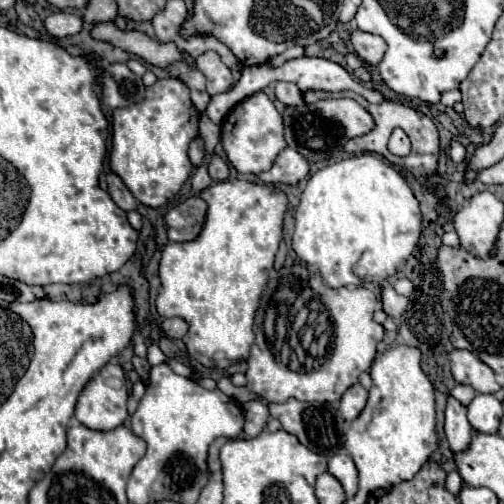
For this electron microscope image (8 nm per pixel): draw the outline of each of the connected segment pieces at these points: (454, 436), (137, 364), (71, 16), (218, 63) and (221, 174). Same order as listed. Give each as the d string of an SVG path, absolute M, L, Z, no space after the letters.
M449 397L447 401L447 411L445 411L445 435L449 441L449 447L453 453L461 453L467 451L471 445L471 437L473 437L473 429L467 421L467 409L455 401L453 397Z
M133 357L133 367L135 367L137 375L141 377L141 381L143 381L143 383L147 383L147 377L149 377L149 371L151 371L151 367L149 367L147 359L141 359L141 357Z
M57 11L45 19L45 29L53 37L71 37L77 35L83 27L83 19L71 11Z
M207 51L207 53L199 55L197 57L197 69L207 79L207 93L209 95L225 93L233 83L233 75L231 75L229 67L223 65L221 57L215 51Z
M213 153L213 157L211 157L211 161L209 161L209 165L207 165L207 171L209 171L209 175L211 175L211 179L217 183L217 181L225 181L227 177L229 177L229 165L219 157L219 155L215 155Z

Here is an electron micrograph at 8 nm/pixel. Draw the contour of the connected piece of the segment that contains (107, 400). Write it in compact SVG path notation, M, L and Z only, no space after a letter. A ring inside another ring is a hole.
M109 363L97 373L97 377L79 395L79 403L77 403L77 409L75 409L75 419L81 425L85 425L87 429L111 431L111 429L123 425L123 421L127 419L127 397L129 397L129 391L127 391L125 373L115 363Z

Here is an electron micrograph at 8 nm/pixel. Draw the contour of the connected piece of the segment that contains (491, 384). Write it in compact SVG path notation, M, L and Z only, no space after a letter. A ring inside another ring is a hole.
M455 349L451 353L451 371L453 371L455 383L469 385L477 393L497 393L499 391L495 373L491 373L491 369L487 369L487 365L483 365L483 361L479 361L479 357L475 357L473 353Z

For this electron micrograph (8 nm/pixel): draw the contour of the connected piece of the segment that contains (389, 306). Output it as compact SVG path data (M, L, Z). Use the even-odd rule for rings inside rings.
M387 285L381 293L381 307L391 319L397 319L403 315L403 309L407 307L407 297L397 295L395 289L391 285Z

